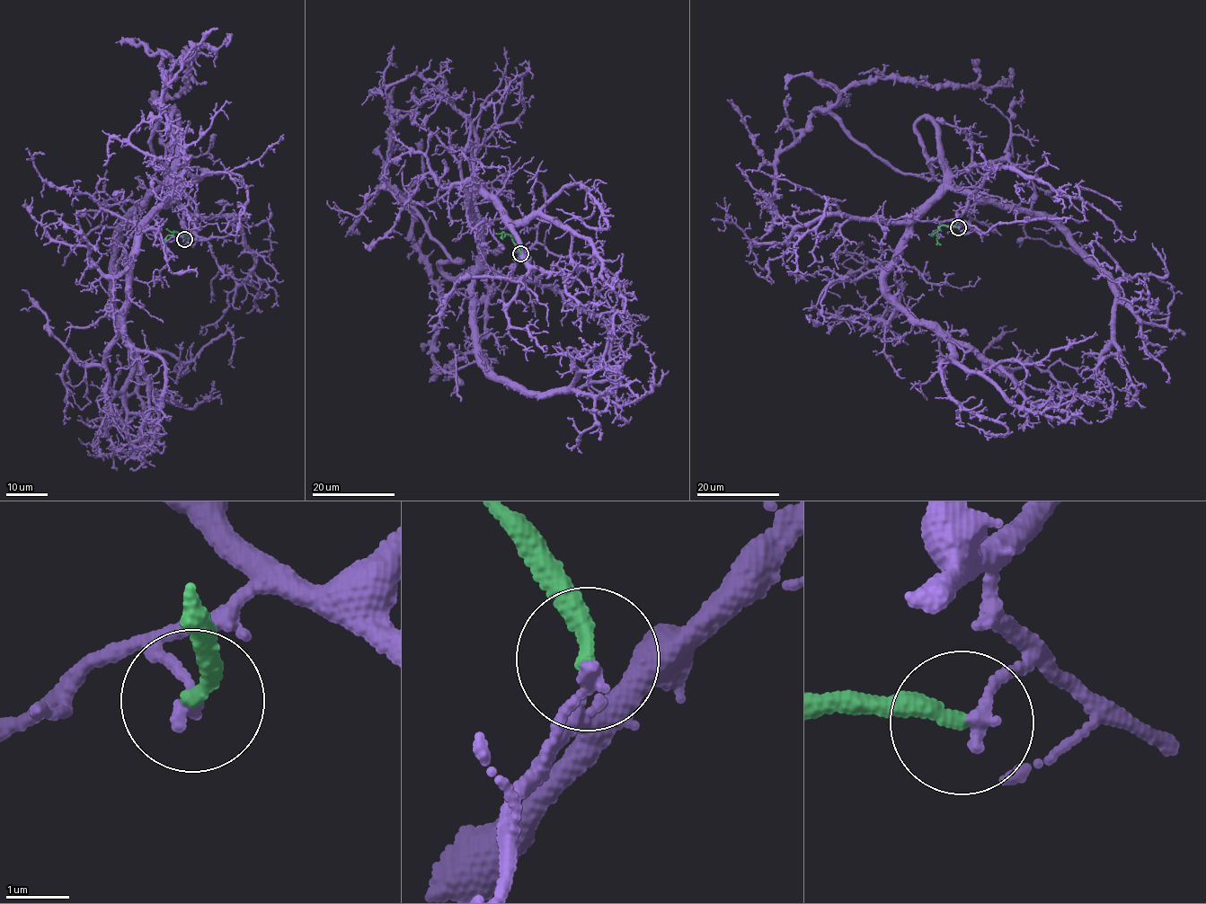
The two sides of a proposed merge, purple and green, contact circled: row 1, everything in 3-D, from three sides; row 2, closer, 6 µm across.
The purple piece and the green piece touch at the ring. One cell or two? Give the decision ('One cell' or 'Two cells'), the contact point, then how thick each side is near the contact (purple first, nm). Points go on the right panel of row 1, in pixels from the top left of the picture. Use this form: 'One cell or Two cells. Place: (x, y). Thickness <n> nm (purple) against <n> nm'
Two cells. Place: (958, 227). Thickness 220 nm (purple) against 260 nm

